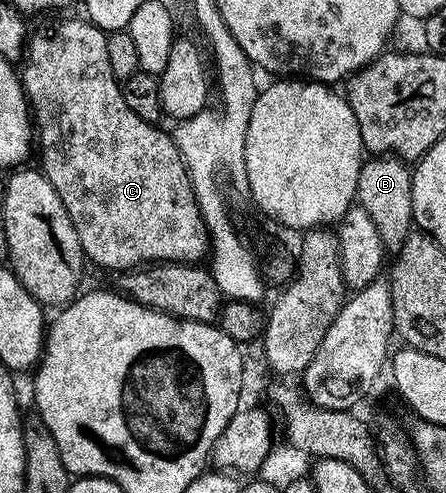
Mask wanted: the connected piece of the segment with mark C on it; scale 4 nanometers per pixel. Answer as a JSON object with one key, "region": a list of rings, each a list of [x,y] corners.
{"region":[[[80,16],[61,19],[44,38],[32,33],[26,43],[21,81],[37,134],[39,130],[43,174],[57,188],[57,196],[61,196],[61,204],[65,204],[73,228],[77,228],[77,240],[81,240],[88,263],[96,262],[118,272],[156,262],[202,263],[209,254],[208,231],[182,154],[167,130],[158,130],[156,123],[141,120],[125,104],[109,64],[107,39],[101,28]]]}

